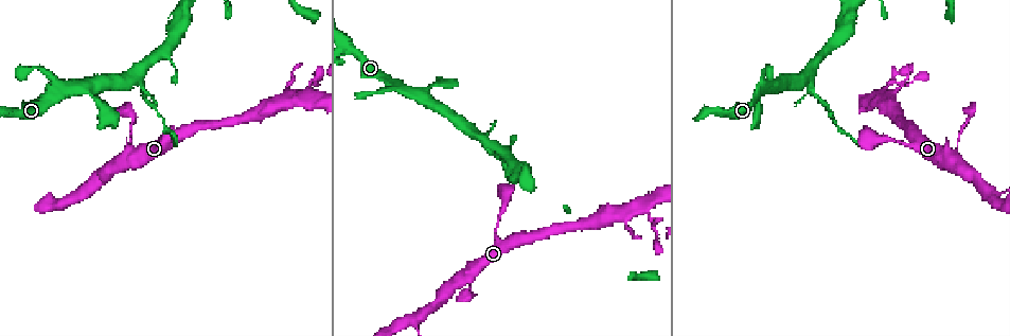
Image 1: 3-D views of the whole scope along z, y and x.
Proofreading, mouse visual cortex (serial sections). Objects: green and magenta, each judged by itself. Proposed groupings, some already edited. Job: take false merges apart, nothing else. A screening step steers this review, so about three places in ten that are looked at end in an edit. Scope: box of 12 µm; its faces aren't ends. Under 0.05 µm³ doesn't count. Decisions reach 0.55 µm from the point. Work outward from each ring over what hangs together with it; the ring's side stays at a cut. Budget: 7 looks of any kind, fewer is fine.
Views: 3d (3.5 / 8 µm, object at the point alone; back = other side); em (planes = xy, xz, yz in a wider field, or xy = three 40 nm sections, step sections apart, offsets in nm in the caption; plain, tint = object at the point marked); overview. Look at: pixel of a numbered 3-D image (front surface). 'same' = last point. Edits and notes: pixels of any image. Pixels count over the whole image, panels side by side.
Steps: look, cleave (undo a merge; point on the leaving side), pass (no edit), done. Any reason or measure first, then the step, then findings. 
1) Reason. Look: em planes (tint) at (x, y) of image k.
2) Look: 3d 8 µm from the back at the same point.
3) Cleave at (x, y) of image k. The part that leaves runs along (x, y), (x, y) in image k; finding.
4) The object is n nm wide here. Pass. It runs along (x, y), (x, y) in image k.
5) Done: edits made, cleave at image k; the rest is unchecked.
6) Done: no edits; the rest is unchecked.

Branch point. Look: 3d 3.5 µm at (475, 132) of image 1.

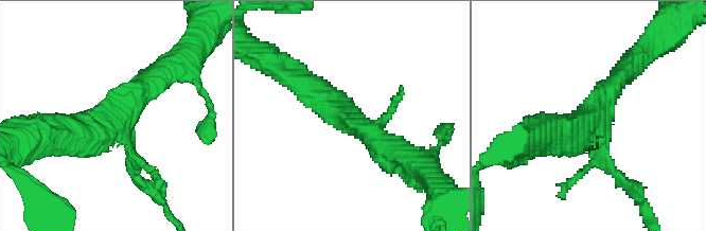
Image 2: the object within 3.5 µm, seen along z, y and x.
Pass. It runs along (294, 74), (363, 129), (399, 150) in image 2; continuous, no second cell.

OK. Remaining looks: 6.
Sharp bend. Look: 3d 3.5 µm at (110, 116) of image 1.

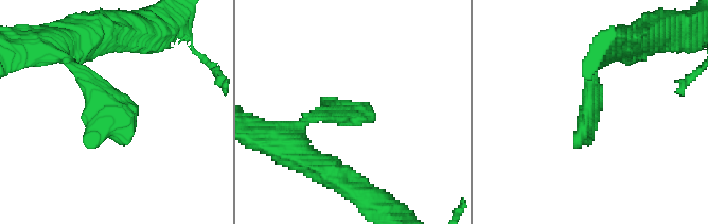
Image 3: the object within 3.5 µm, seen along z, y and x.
Look: em xy step 3 (tint) at (109, 110) of image 3.

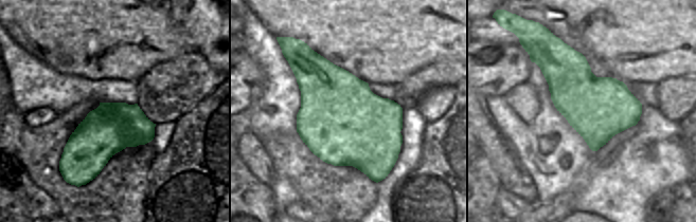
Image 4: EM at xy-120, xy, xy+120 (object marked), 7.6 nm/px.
Pass. It runs along (604, 58), (590, 79), (590, 108), (578, 143) in image 3; all the same cell.

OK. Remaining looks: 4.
Two arms in line, one across. Look: 3d 8 µm at (994, 197) of image 1.

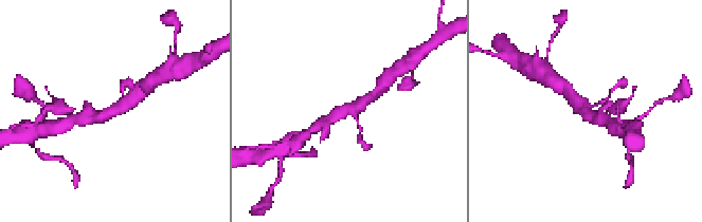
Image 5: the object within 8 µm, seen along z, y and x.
Look: 3d 3.5 µm at (354, 109) of image 5.

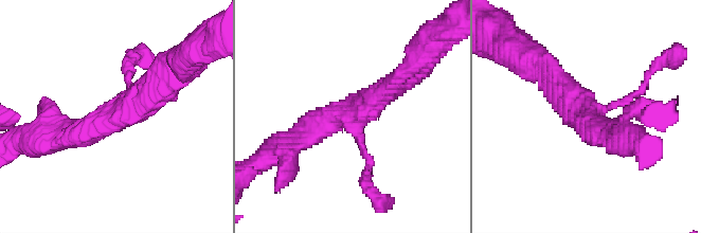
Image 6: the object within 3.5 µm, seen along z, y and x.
Now the EM. Look: em xy step 1 (tint) at (586, 117) of image 6.

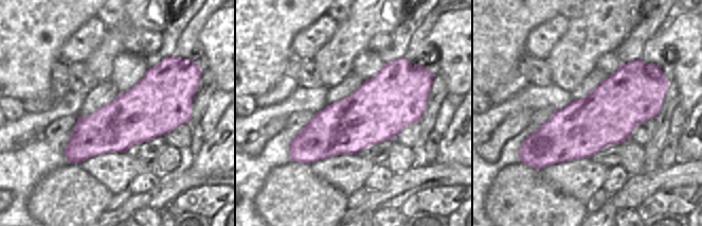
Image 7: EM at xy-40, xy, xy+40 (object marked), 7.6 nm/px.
Pass. It runs along (405, 78), (293, 141) in image 6; all the same cell.

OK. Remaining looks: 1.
Done: no edits; the rest is unchecked.

